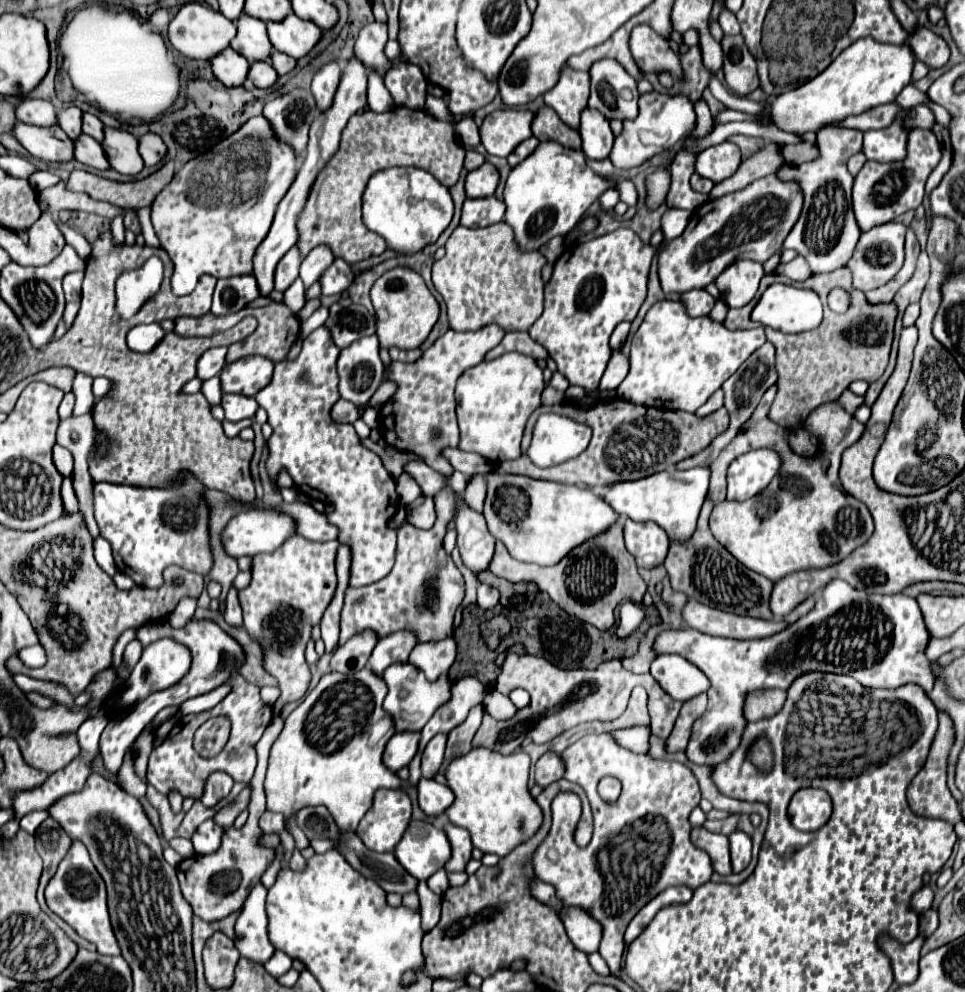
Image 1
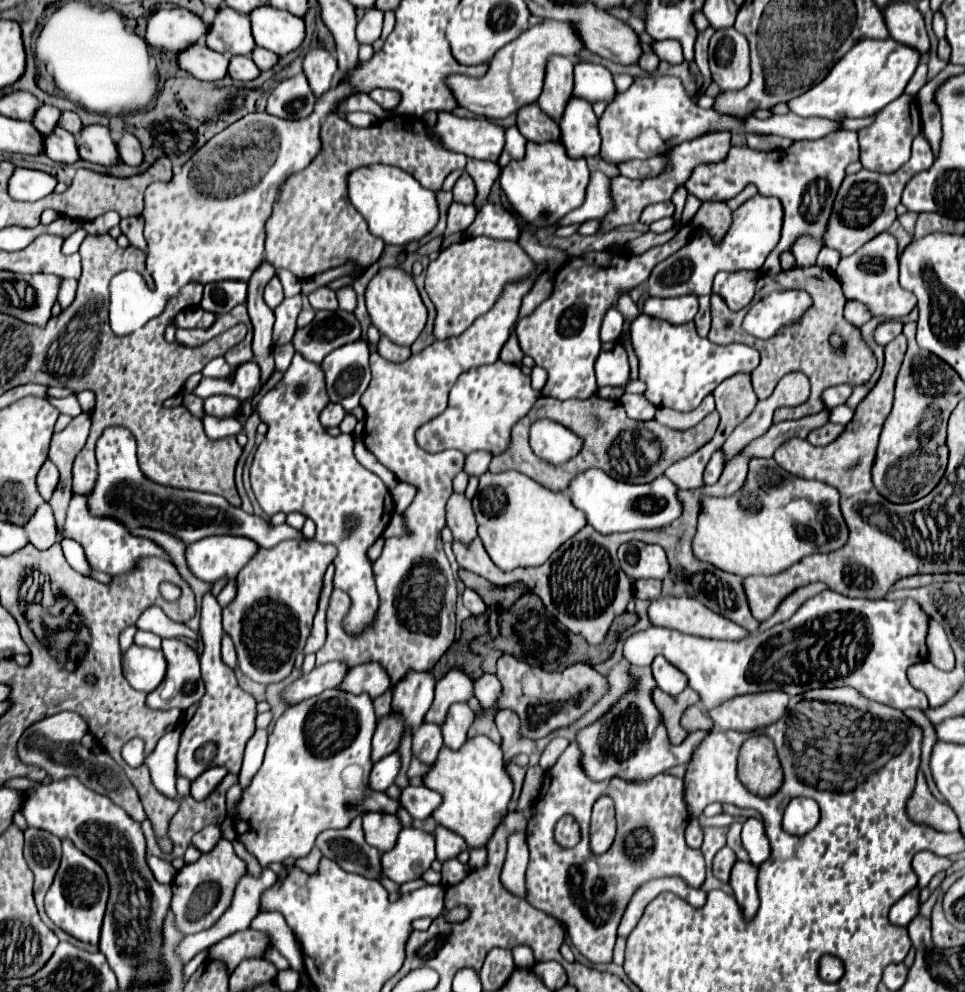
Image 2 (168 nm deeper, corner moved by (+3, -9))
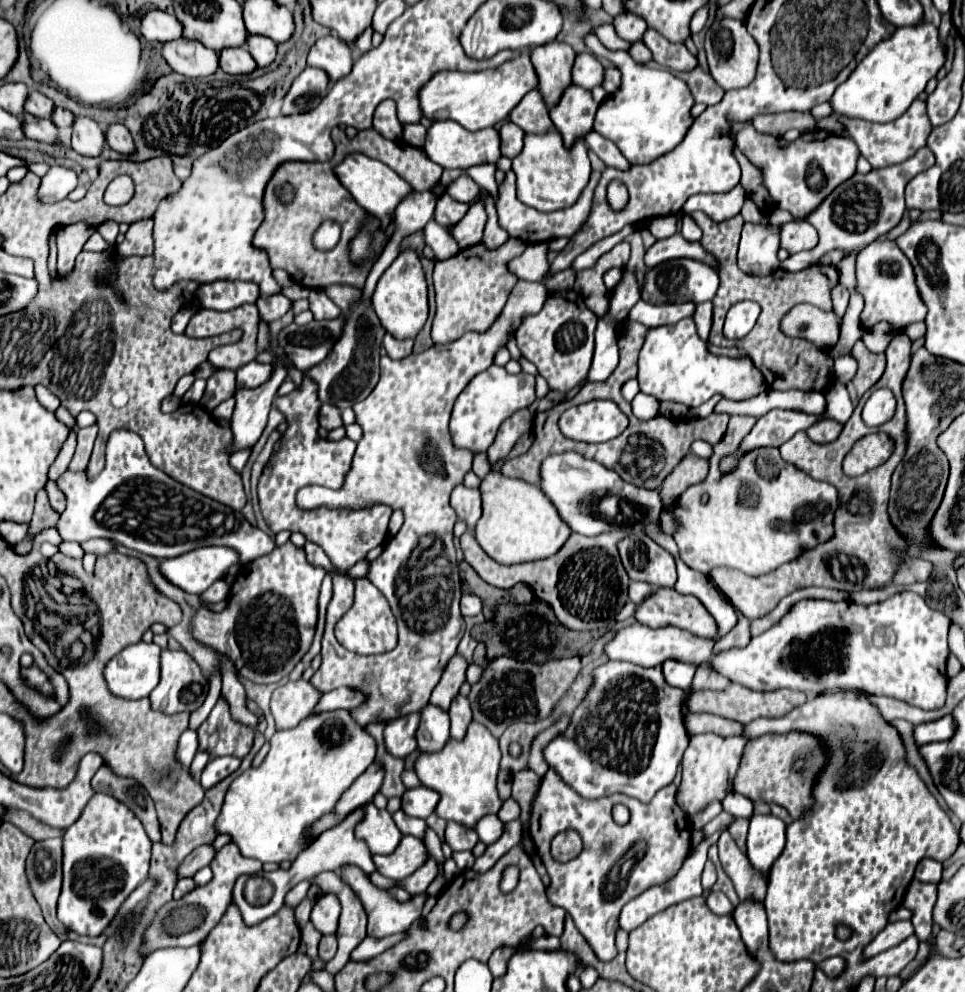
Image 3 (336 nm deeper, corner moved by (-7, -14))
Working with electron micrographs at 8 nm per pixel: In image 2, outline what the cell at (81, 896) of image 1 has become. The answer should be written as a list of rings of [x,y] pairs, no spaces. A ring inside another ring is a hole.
[[[62,839],[62,863],[44,901],[46,915],[50,917],[50,921],[64,929],[68,935],[84,943],[96,945],[100,939],[100,927],[108,903],[108,893],[108,875],[102,869],[102,865],[84,855],[70,839]]]

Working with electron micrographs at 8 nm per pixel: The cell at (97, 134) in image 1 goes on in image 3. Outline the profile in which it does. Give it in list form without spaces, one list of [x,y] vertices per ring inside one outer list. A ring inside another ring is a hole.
[[[54,108],[54,114],[52,114],[52,120],[58,128],[72,128],[76,116],[70,112],[70,110],[64,110],[64,108]]]

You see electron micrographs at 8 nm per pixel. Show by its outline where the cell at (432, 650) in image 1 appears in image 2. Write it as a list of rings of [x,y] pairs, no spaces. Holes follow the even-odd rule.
[[[408,675],[392,691],[392,711],[402,715],[404,727],[408,731],[420,727],[434,695],[434,677],[428,675]]]

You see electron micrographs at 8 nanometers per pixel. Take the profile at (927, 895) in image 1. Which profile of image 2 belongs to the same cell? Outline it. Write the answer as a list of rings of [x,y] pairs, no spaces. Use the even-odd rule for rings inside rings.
[[[918,889],[914,891],[908,891],[900,901],[896,901],[890,909],[890,923],[892,925],[900,925],[900,927],[906,927],[908,921],[912,921],[916,915],[918,915],[918,909],[920,909],[920,903],[918,903]]]

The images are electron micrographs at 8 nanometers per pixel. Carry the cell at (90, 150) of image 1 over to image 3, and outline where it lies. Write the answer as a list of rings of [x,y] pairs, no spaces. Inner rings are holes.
[[[24,114],[24,132],[30,140],[44,142],[44,144],[50,144],[50,146],[56,146],[56,144],[62,142],[52,120],[34,118],[30,114]]]

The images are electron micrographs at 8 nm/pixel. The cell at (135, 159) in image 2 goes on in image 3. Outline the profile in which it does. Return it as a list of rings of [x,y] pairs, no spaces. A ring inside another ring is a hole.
[[[112,124],[106,130],[106,144],[124,156],[132,156],[136,152],[134,138],[130,136],[130,130],[126,130],[122,124]]]

